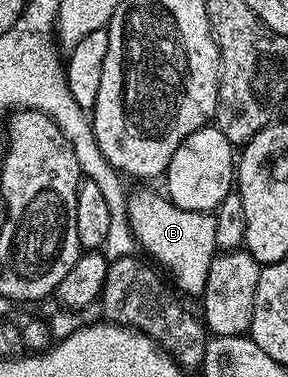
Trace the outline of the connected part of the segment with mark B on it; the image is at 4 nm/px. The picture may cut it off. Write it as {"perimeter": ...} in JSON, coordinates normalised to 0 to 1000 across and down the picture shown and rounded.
{"perimeter":[[[479,499],[441,525],[438,584],[451,592],[451,615],[524,692],[552,690],[590,719],[594,737],[618,751],[622,777],[698,788],[722,706],[750,663],[750,589],[712,562],[656,562],[611,549],[559,507],[549,509]]]}

